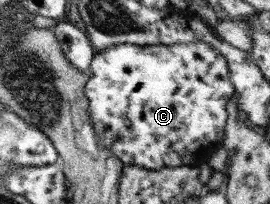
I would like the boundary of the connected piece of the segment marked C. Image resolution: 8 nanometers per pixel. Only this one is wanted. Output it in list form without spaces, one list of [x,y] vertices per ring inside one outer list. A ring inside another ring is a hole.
[[[208,43],[170,46],[117,44],[93,54],[89,74],[83,88],[88,101],[89,122],[101,145],[122,165],[135,165],[149,171],[181,165],[197,167],[206,163],[220,146],[226,119],[225,104],[232,97],[234,87],[223,55]]]

